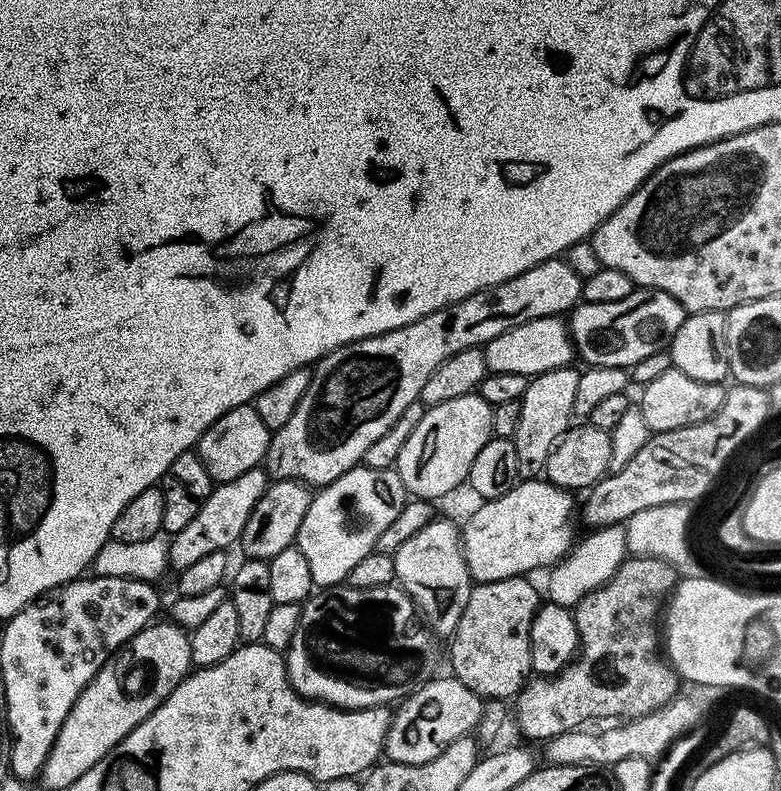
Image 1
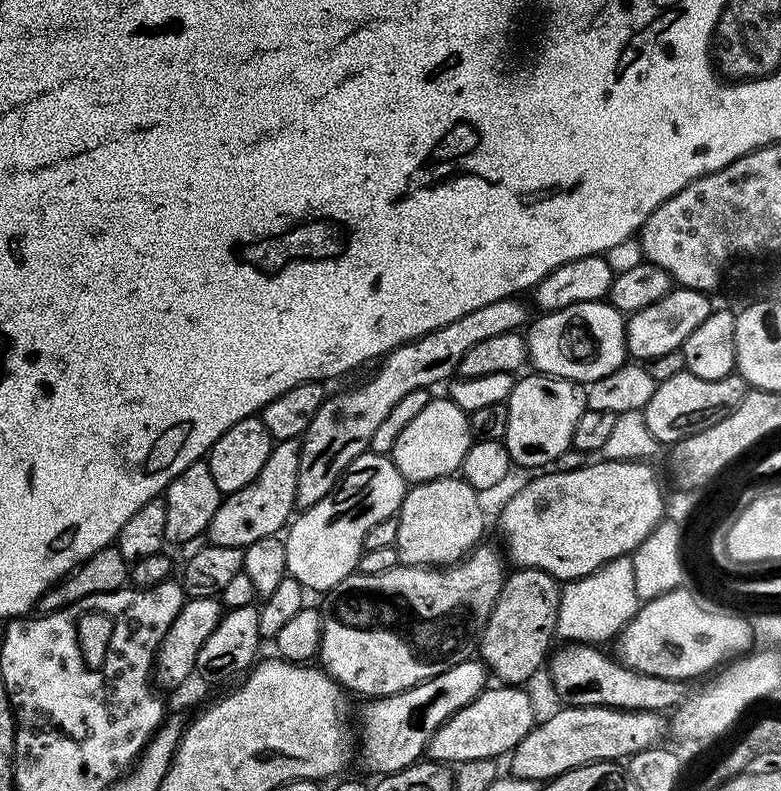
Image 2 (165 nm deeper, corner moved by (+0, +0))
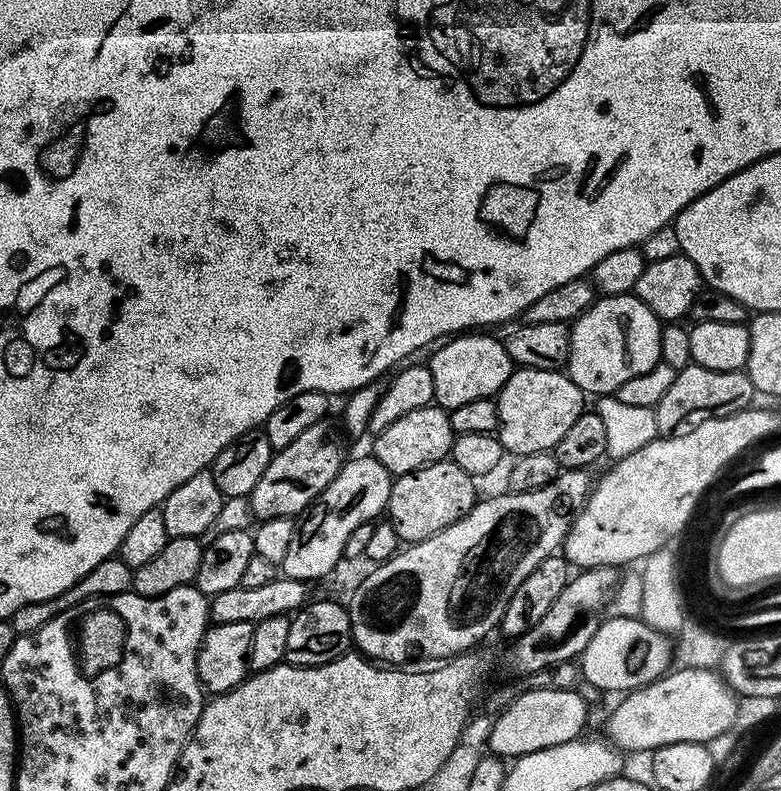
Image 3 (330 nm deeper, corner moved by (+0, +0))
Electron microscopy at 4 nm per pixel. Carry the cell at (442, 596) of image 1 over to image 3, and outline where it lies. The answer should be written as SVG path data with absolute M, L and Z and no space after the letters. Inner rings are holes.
M451 458L434 462L430 466L422 466L418 470L410 470L410 474L402 474L392 481L392 493L386 509L387 519L398 530L398 538L405 545L417 544L458 522L476 505L477 481L462 466L458 466Z

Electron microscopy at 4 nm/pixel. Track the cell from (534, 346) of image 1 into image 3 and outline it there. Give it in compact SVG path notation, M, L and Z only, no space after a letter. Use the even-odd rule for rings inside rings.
M635 294L627 296L600 296L586 311L572 321L568 334L568 363L566 374L592 398L610 396L616 393L622 382L635 378L637 374L646 374L661 363L662 322Z

